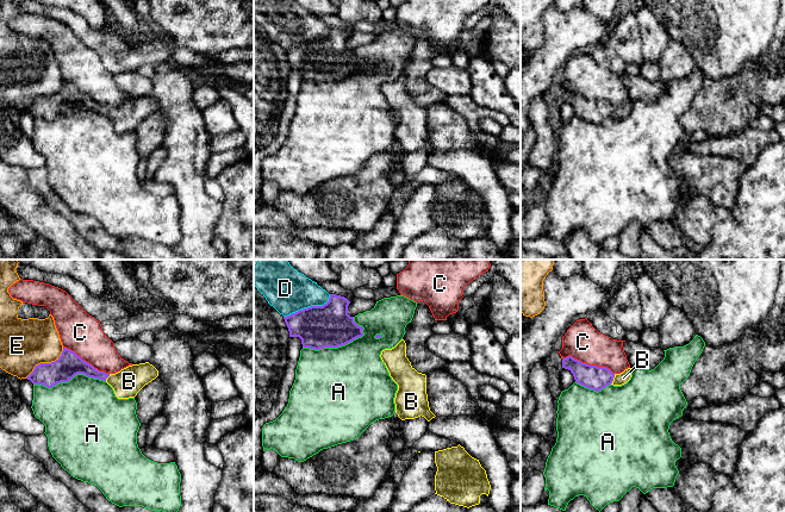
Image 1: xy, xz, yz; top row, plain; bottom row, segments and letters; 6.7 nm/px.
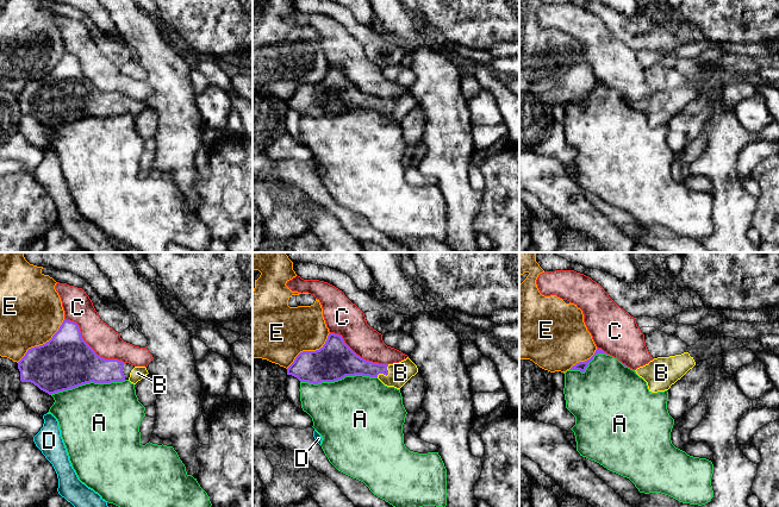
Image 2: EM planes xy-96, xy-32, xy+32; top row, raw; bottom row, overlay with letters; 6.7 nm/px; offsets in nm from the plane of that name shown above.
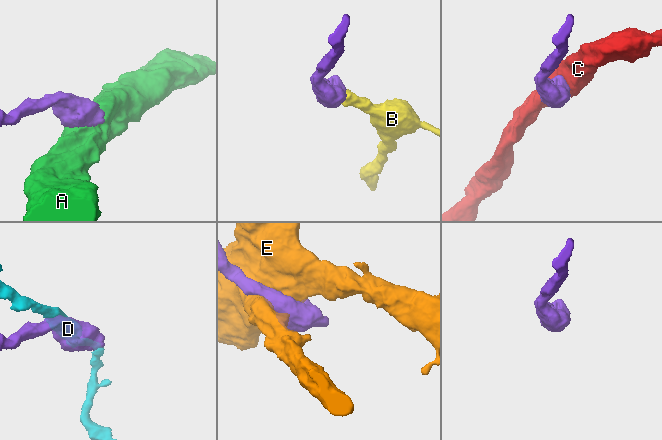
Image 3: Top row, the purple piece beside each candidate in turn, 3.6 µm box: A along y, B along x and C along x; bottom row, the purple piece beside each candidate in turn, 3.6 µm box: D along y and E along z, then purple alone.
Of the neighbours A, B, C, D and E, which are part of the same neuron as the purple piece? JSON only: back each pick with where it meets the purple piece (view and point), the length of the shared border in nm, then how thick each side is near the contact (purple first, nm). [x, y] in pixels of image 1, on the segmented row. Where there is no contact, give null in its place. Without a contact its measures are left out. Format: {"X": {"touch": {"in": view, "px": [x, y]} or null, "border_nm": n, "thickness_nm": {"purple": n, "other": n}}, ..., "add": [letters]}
{"B": {"touch": {"in": "yz", "px": [612, 379]}, "border_nm": 80, "thickness_nm": {"purple": 160, "other": 80}}, "add": ["B"]}

